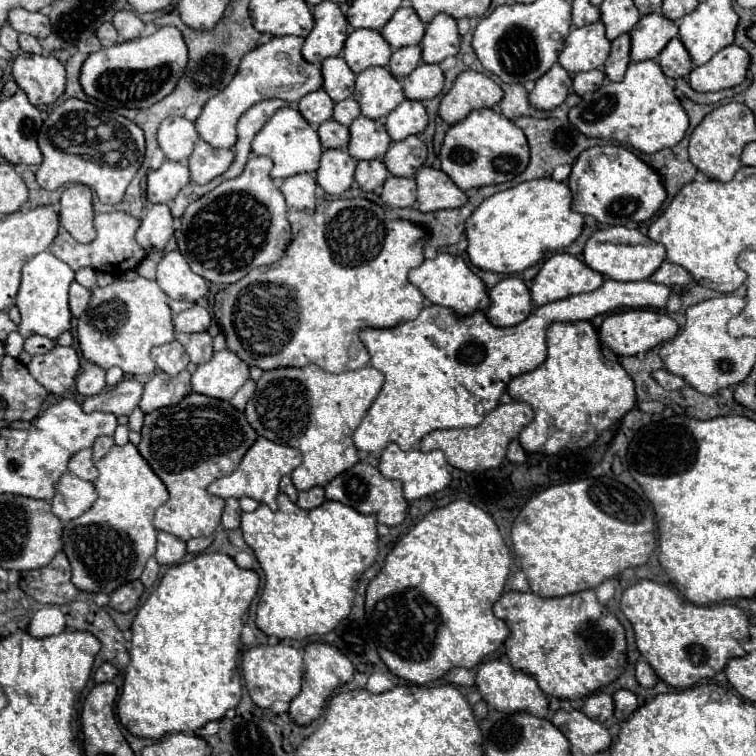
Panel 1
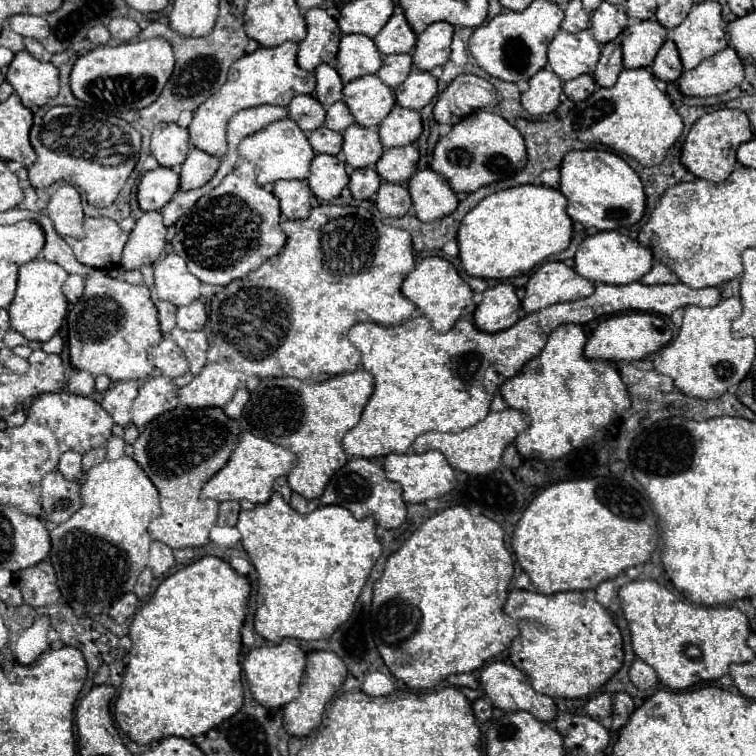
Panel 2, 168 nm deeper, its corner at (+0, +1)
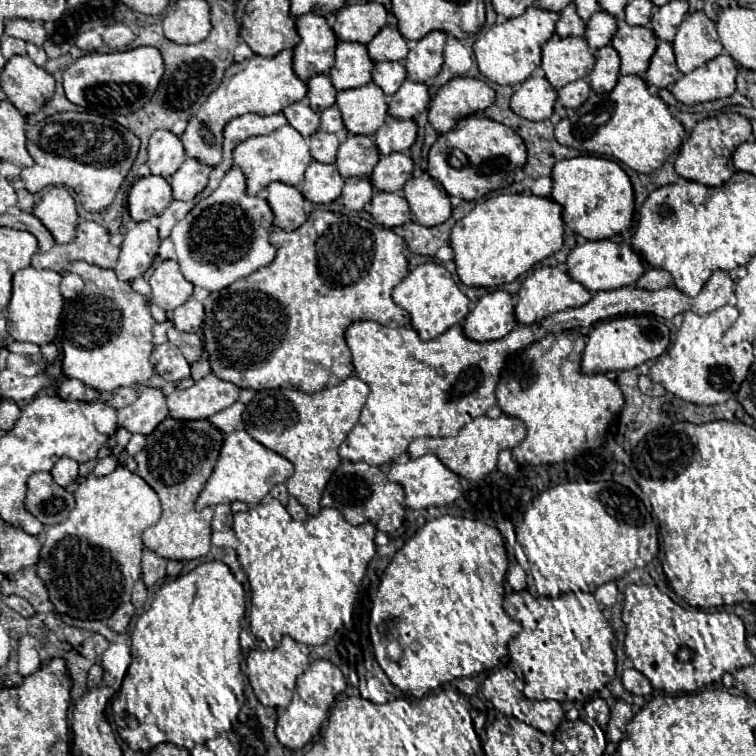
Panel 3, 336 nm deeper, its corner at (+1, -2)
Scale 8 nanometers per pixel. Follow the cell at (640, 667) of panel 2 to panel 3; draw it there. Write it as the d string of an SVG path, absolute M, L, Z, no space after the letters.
M625 669L623 671L623 685L633 695L643 695L645 697L645 695L653 693L653 687L651 687L649 679L643 673L639 673L637 669Z

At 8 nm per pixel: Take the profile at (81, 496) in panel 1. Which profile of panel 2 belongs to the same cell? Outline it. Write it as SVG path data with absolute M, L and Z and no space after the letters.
M58 470L48 472L42 478L40 488L42 488L42 508L46 512L46 518L54 524L66 522L82 506L82 500L78 500L82 484L66 480Z

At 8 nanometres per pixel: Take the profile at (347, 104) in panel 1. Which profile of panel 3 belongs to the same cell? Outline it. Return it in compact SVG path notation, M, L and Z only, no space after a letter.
M337 105L325 109L321 113L321 131L327 131L327 133L335 133L339 137L345 135L345 125L343 125L343 119L341 119L341 111L337 109Z

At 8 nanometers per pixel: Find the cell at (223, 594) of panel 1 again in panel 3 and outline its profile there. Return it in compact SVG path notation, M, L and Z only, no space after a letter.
M221 561L197 565L187 575L161 585L155 593L151 607L137 619L131 633L133 661L123 677L121 691L113 701L113 719L119 737L133 751L147 751L159 743L173 743L191 749L225 731L227 723L237 717L243 697L241 673L241 647L239 636L241 617L245 613L245 591L233 577L229 567Z

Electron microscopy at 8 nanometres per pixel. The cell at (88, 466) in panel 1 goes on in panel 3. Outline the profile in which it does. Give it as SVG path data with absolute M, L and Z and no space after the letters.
M59 459L55 463L55 467L51 469L51 475L55 479L55 483L59 483L61 487L71 485L73 481L77 481L79 473L77 473L77 463L73 459Z

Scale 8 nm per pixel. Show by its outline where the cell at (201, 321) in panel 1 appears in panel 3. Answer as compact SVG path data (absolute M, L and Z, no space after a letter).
M189 299L185 305L177 307L171 315L171 321L175 325L175 329L179 331L191 331L191 333L199 333L203 327L203 305L197 299Z

